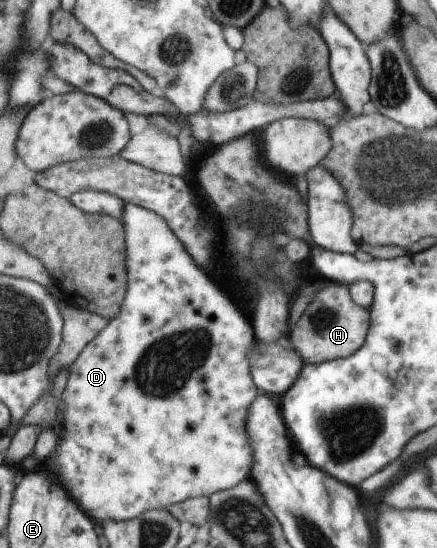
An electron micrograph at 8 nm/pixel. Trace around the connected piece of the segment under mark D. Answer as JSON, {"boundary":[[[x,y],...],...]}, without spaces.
{"boundary":[[[126,203],[124,214],[126,228],[126,267],[128,272],[128,291],[118,316],[101,334],[87,345],[80,357],[72,364],[68,385],[61,396],[63,400],[63,430],[57,446],[47,460],[56,474],[58,481],[66,488],[69,496],[89,516],[99,522],[129,521],[148,512],[149,509],[169,509],[181,501],[222,491],[243,481],[248,476],[252,462],[255,460],[253,450],[248,446],[247,412],[259,388],[252,380],[252,364],[249,353],[253,348],[253,334],[249,320],[243,324],[243,314],[235,304],[213,284],[205,272],[201,272],[179,240],[173,236],[169,223],[156,211]]]}

